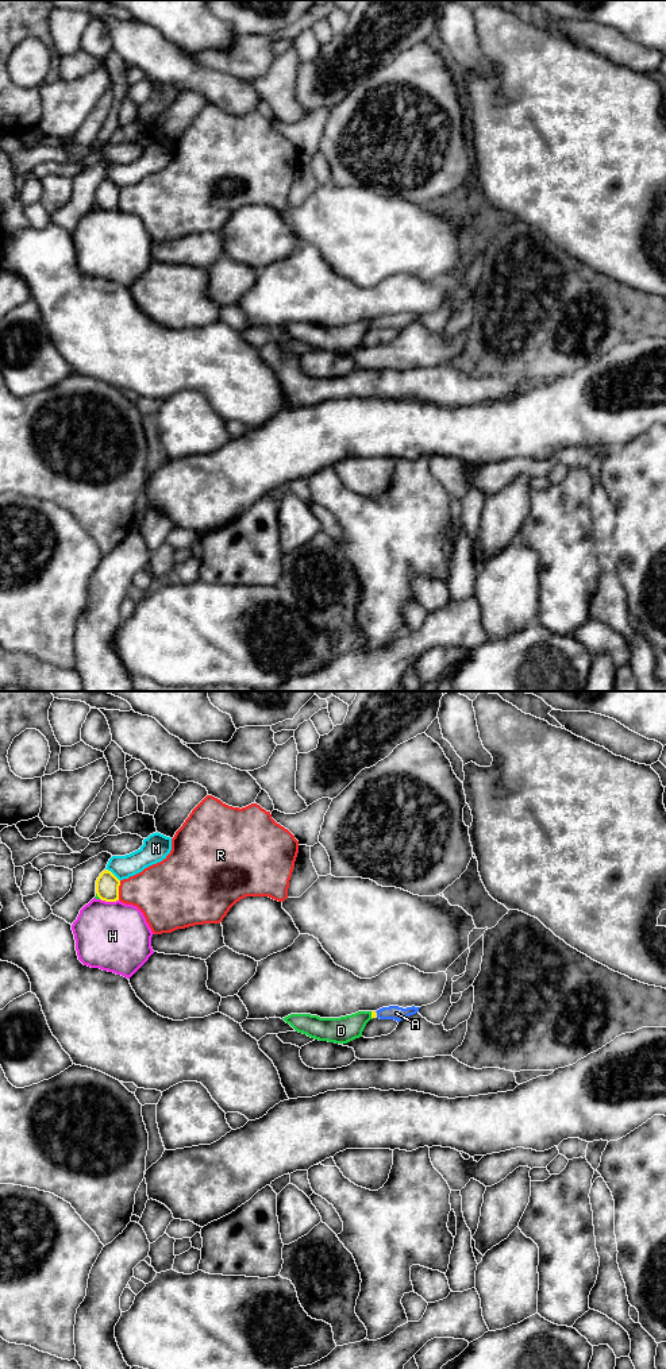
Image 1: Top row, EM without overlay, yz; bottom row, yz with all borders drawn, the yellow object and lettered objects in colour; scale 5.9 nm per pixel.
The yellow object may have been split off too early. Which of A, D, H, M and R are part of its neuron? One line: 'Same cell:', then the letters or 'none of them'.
Same cell: A

